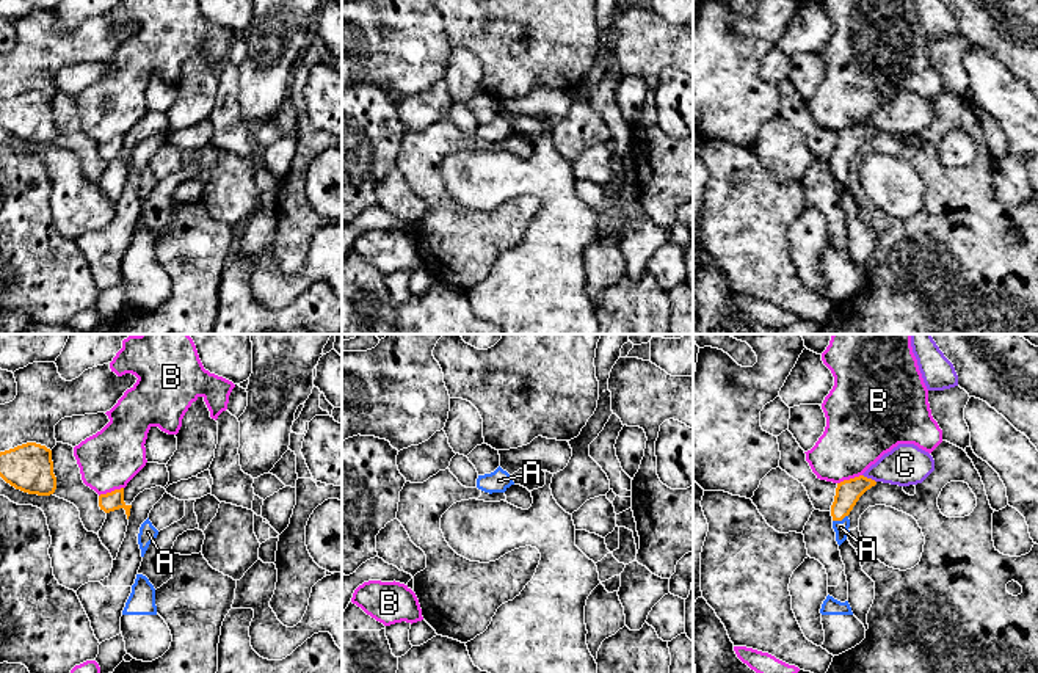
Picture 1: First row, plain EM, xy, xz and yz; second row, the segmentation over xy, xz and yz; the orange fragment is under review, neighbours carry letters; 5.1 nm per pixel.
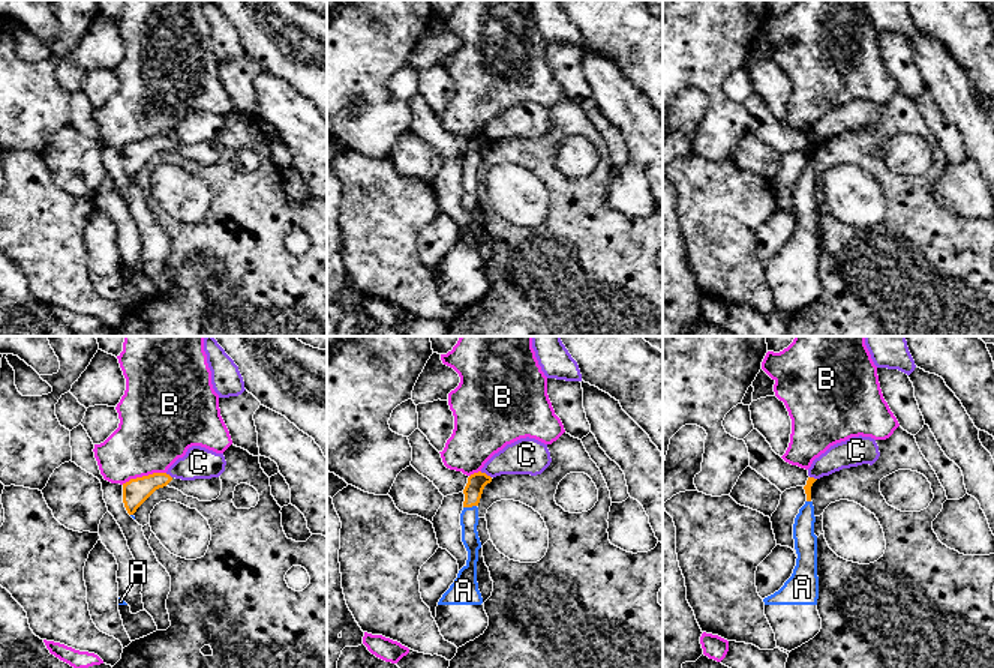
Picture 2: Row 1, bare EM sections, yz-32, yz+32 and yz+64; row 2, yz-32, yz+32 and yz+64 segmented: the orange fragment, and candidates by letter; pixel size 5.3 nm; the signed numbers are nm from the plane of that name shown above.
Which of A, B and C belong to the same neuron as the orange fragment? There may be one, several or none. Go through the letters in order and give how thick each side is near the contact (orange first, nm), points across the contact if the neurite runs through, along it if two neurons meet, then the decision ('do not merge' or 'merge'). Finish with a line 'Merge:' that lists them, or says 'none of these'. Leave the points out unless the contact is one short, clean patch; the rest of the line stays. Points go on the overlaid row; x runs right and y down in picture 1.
A: 130 nm thick on the orange side, 80 nm on the other; runs through yz (849, 491), (839, 510), (839, 520), (841, 527); merge
B: 100 nm thick on the orange side, 300 nm on the other; do not merge
C: 130 nm thick on the orange side, 220 nm on the other; border along yz (863, 474), (875, 482); do not merge
Merge: A

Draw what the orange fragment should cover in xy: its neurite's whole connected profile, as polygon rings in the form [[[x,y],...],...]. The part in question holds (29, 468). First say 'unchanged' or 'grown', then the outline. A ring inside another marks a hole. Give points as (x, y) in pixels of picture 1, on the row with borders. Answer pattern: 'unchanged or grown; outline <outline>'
unchanged; outline [[[27,442],[0,452],[0,477],[28,494],[50,496],[56,489],[52,450]]]

